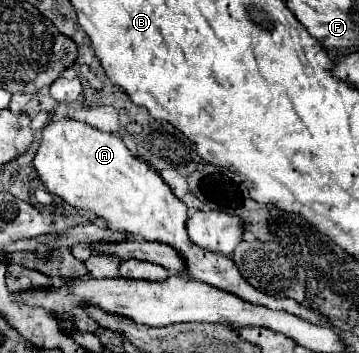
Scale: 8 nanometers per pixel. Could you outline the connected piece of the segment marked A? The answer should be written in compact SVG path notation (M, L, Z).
M74 118L50 120L42 130L42 142L34 156L34 168L40 176L42 186L50 194L60 196L64 202L78 210L94 212L98 218L106 222L110 230L120 230L140 240L158 240L180 250L182 256L186 258L186 274L190 278L232 292L252 304L260 306L264 304L274 310L286 310L316 324L328 322L328 318L324 318L320 312L308 310L298 302L260 294L260 290L248 286L248 282L240 278L232 258L196 246L186 234L188 218L186 204L172 194L170 186L158 174L150 172L146 164L142 164L138 158L130 154L130 150L126 148L124 140L118 134L102 132Z

